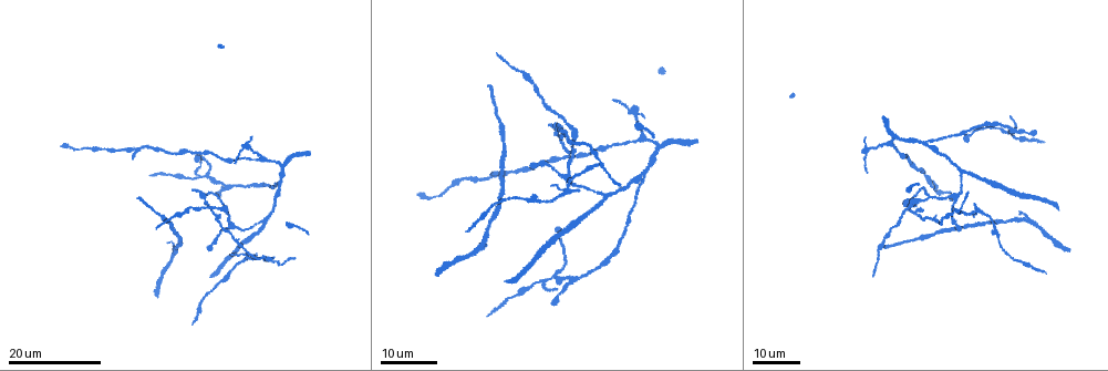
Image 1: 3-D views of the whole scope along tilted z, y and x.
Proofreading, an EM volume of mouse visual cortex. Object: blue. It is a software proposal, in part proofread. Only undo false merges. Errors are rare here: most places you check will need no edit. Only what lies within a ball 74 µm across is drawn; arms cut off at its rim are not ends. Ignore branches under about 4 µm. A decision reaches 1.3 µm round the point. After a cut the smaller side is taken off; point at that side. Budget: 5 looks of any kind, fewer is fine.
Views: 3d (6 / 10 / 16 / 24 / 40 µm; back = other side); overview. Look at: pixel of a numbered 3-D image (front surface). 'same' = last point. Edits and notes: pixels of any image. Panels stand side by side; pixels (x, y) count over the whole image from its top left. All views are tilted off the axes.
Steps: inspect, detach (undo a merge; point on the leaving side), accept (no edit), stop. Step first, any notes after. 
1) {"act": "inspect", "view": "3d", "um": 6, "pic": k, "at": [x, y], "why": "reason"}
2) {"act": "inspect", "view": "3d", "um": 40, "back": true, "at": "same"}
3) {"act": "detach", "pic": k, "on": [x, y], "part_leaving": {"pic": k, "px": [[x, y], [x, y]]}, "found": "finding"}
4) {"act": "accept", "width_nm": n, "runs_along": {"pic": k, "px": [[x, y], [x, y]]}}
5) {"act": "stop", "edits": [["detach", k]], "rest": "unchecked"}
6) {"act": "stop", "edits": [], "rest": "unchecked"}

{"act": "inspect", "view": "3d", "um": 16, "pic": 1, "at": [565, 190], "why": "four or more arms meet"}

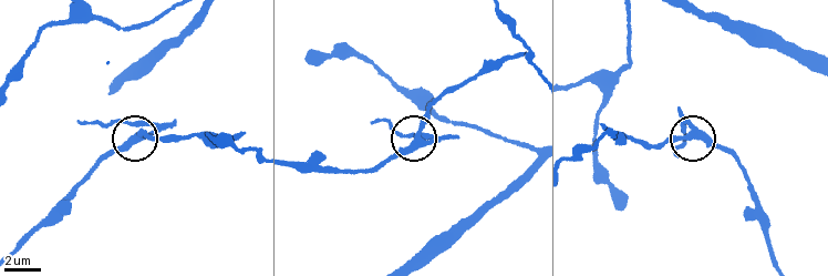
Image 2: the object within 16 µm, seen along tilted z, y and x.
{"act": "inspect", "view": "3d", "um": 6, "pic": 2, "at": [421, 141], "why": "zoom in"}

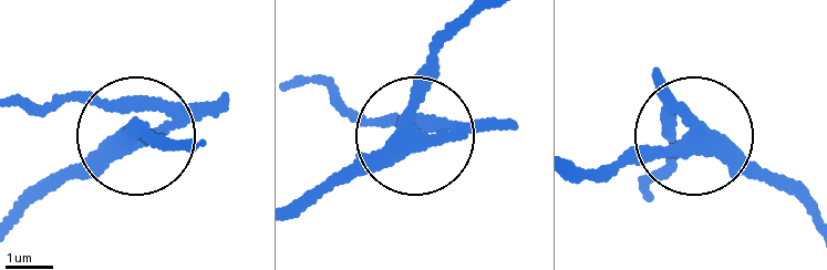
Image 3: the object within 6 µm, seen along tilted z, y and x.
{"act": "accept", "runs_along": {"pic": 3, "px": [[574, 180], [672, 151], [685, 132], [672, 124], [641, 177]]}, "found": "one neuron here"}

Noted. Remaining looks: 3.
{"act": "inspect", "view": "3d", "um": 24, "pic": 1, "at": [263, 156], "why": "three arms meet"}

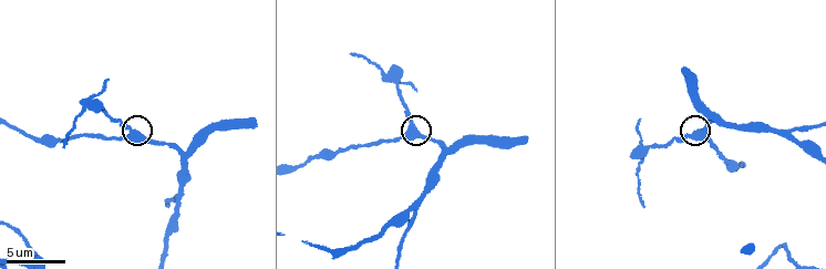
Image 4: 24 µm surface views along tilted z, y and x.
{"act": "inspect", "view": "3d", "um": 6, "pic": 4, "at": [131, 135]}

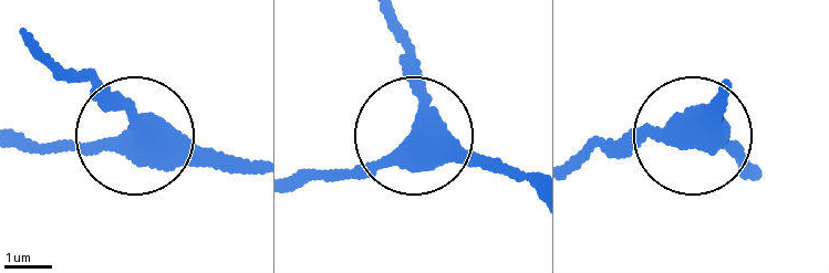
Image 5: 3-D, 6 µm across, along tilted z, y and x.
{"act": "accept", "arms": 3, "runs_along": {"pic": 5, "px": [[528, 185], [416, 133], [425, 92], [406, 42]]}, "found": "all the same neuron"}

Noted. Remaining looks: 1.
{"act": "stop", "edits": [], "rest": "unchecked"}

